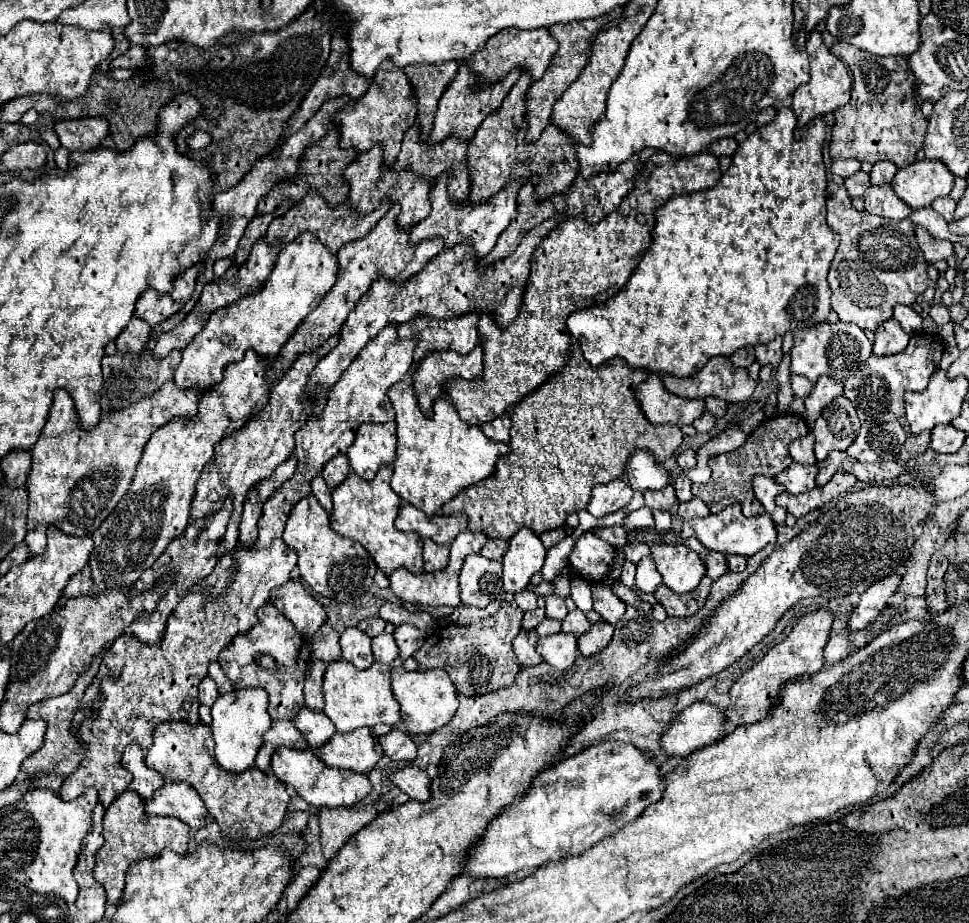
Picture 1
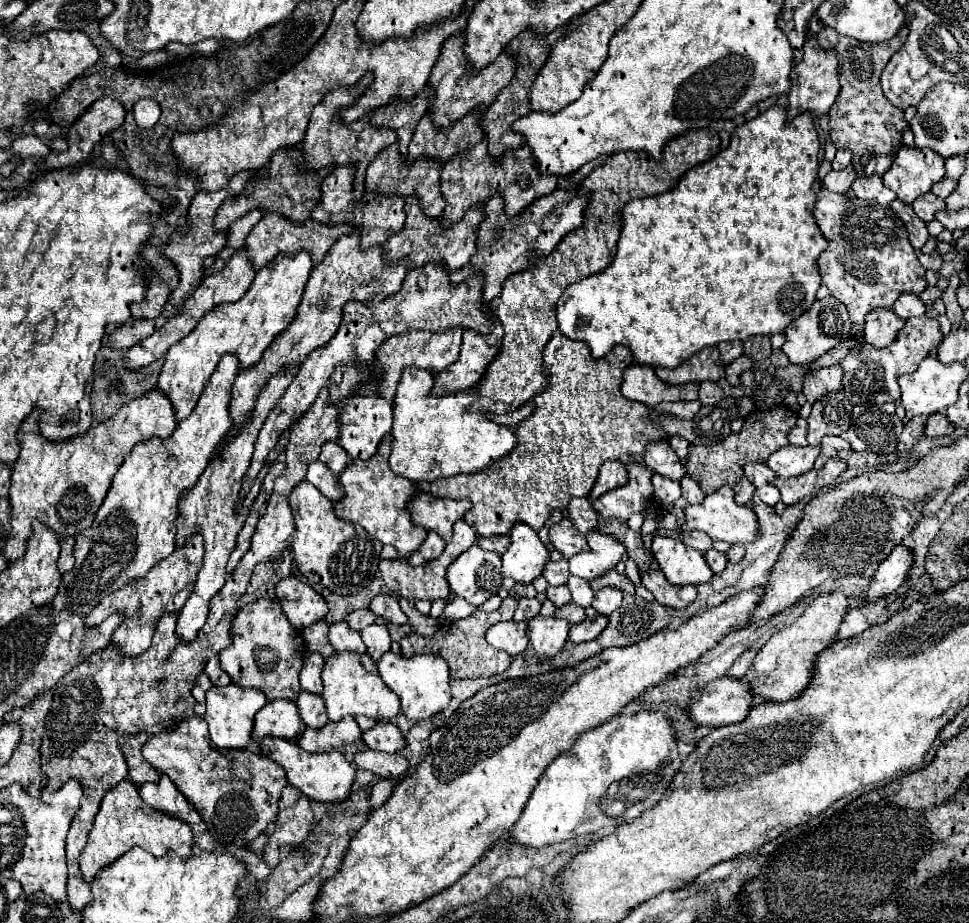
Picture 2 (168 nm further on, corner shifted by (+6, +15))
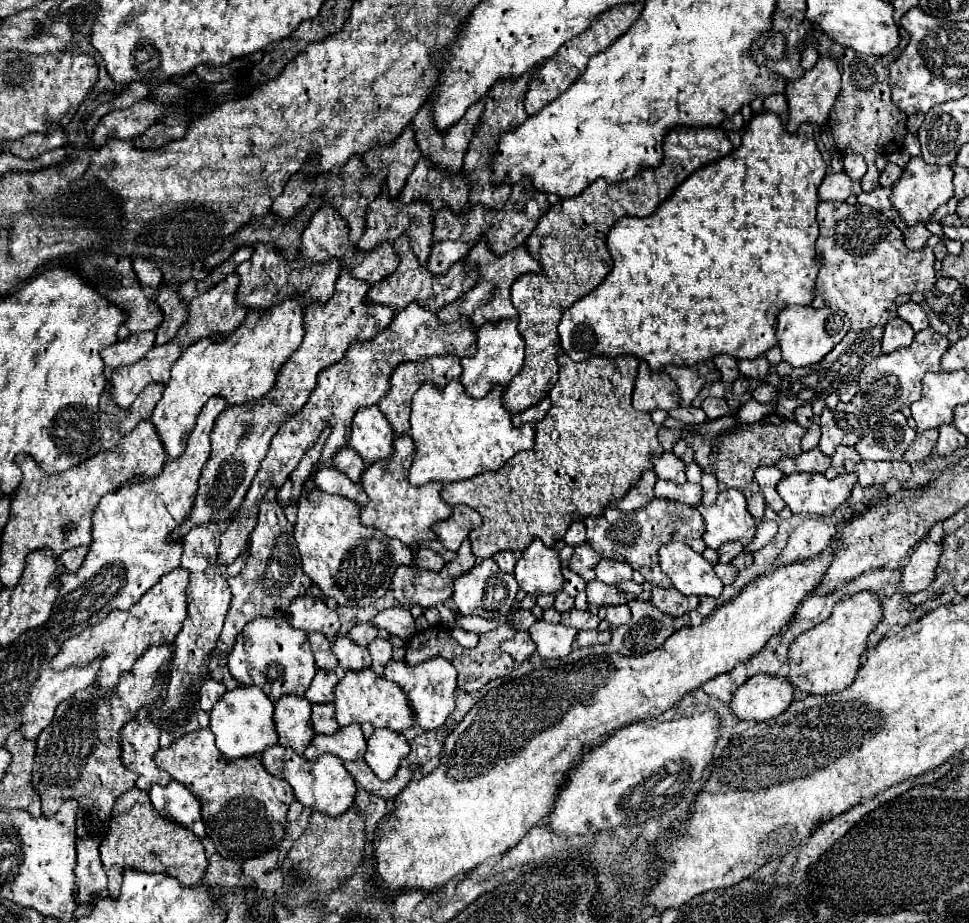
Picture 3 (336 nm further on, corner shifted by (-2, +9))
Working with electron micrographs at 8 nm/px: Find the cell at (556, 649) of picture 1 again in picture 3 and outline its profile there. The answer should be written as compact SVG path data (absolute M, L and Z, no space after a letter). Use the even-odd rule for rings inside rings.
M538 619L530 627L530 637L536 643L536 651L544 659L566 659L572 651L572 643L576 639L576 629L566 627L562 623L554 625Z

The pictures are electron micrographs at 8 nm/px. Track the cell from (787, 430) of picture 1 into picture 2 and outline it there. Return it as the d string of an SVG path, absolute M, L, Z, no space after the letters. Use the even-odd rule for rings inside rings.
M774 407L768 413L760 413L754 411L744 419L744 427L740 433L730 433L724 441L716 443L716 445L690 445L690 453L688 453L688 461L686 461L686 471L700 483L702 491L706 495L714 493L716 489L720 489L722 485L730 485L736 493L736 503L740 505L750 505L752 497L754 497L754 485L750 481L746 481L744 477L744 463L762 463L766 461L774 451L778 451L780 447L788 445L788 431L792 429L792 425L796 425L798 415L788 409L788 407Z

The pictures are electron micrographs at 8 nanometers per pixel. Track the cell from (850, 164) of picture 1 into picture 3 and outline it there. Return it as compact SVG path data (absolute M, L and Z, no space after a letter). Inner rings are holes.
M848 155L844 159L844 171L850 179L862 179L866 173L866 161L860 155Z

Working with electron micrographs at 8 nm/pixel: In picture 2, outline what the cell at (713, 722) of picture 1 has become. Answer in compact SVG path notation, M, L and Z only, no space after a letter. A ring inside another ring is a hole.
M722 677L708 683L702 697L694 701L688 711L696 725L722 727L744 721L752 709L752 691L748 683L734 677Z

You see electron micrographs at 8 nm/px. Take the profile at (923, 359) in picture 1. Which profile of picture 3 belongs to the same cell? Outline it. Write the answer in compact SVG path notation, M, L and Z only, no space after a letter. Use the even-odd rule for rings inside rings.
M926 329L914 335L914 341L910 347L898 349L890 355L878 355L872 363L868 363L860 377L858 377L858 393L854 395L852 403L864 411L864 413L876 413L876 415L884 415L884 413L892 413L902 409L904 405L910 405L912 401L920 399L920 381L924 377L926 371L938 373L940 371L940 359L942 355L948 351L950 343L946 339L946 335L934 331L934 329Z

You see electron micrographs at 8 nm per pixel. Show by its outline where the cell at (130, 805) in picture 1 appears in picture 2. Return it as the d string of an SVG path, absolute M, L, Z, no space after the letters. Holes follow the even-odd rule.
M122 781L102 799L88 843L80 857L80 871L84 875L84 881L92 883L98 877L100 869L122 857L132 845L142 847L154 857L164 857L164 853L174 851L180 859L186 861L192 857L192 837L194 835L190 825L186 825L184 821L176 821L176 817L168 817L166 813L160 813L156 809L148 809L148 805L144 805L144 801L140 799L138 787L130 781Z

